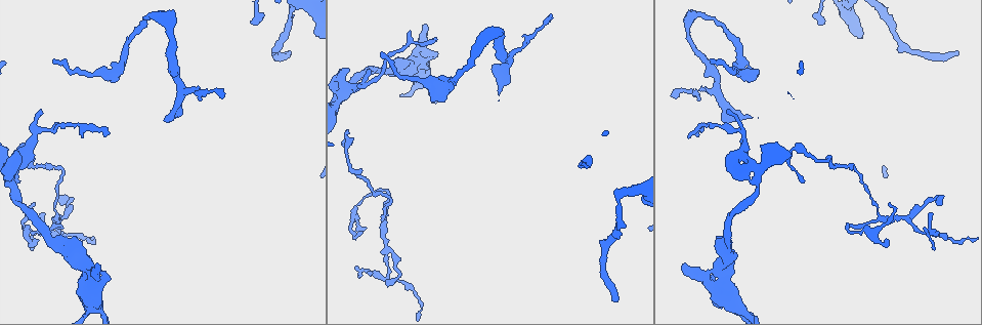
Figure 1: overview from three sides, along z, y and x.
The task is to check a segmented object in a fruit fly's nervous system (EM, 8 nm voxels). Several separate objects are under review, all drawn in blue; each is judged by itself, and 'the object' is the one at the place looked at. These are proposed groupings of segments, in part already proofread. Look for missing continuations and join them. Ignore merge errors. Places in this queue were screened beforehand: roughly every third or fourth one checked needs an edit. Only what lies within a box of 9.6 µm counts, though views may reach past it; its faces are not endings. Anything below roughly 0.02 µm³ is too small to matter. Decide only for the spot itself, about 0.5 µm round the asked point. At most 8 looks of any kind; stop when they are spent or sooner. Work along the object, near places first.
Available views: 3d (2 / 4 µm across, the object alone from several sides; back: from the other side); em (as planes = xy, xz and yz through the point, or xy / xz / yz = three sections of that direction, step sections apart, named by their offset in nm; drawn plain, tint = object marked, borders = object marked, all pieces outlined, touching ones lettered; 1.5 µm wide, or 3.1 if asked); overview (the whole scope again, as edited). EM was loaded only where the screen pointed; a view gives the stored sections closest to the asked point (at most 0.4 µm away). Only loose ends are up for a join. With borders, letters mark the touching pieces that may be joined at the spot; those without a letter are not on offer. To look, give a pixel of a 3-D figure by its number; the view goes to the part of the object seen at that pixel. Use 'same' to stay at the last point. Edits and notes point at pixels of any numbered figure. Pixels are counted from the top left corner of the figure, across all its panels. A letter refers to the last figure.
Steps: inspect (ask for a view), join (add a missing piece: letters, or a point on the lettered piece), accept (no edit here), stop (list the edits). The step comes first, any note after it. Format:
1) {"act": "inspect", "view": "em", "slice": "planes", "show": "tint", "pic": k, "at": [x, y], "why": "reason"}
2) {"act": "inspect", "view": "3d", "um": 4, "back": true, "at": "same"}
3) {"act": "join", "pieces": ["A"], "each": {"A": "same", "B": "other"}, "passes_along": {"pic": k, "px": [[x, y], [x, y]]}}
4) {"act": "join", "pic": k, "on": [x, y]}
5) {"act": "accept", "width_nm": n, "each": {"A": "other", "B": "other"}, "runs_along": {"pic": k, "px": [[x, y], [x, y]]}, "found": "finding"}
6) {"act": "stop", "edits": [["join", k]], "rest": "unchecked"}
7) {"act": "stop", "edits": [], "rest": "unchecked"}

{"act": "inspect", "view": "3d", "um": 4, "pic": 1, "at": [804, 181], "why": "free end"}

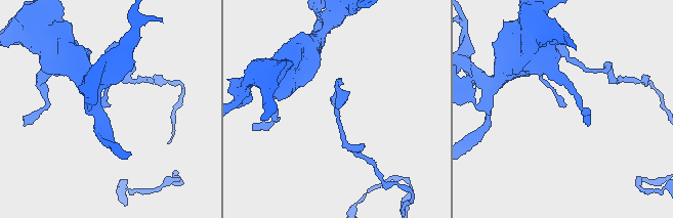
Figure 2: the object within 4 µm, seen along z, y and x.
{"act": "inspect", "view": "em", "slice": "planes", "show": "borders", "pic": 2, "at": [111, 104], "why": "now the EM"}

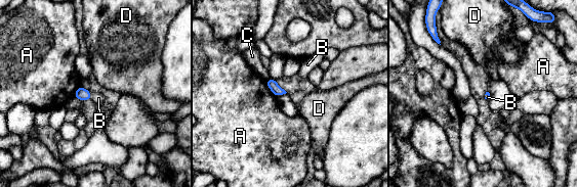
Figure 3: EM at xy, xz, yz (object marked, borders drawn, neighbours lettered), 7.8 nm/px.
{"act": "join", "pieces": ["B"], "each": {"A": "other", "B": "same", "C": "other", "D": "other"}, "found": "the neuron continues"}

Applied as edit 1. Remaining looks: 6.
{"act": "inspect", "view": "overview", "why": "redraw"}

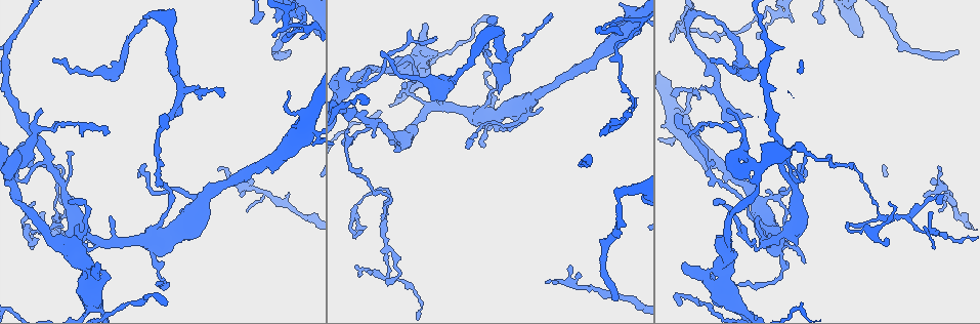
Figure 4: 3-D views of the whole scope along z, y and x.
{"act": "inspect", "view": "em", "slice": "planes", "show": "borders", "pic": 4, "at": [360, 231], "why": "tapers out"}

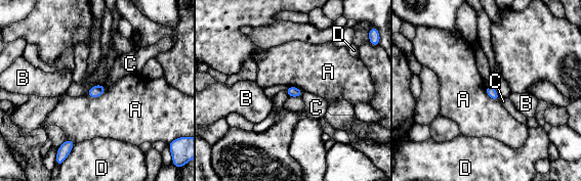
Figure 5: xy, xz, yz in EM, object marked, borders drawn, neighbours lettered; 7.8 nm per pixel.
{"act": "accept", "width_nm": 80, "each": {"A": "other", "B": "other", "C": "other", "D": "other"}, "border": {"pic": 5, "px": [[107, 87], [96, 97], [86, 95]]}, "found": "none of them fits"}

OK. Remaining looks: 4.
{"act": "inspect", "view": "em", "slice": "planes", "show": "borders", "pic": 4, "at": [956, 51], "why": "an open end"}

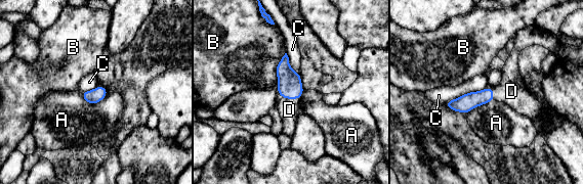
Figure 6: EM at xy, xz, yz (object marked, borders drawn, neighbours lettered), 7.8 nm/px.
{"act": "join", "pieces": ["D"], "width_nm": 120, "each": {"A": "other", "B": "other", "C": "other", "D": "same"}, "passes_along": {"pic": 6, "px": [[289, 86], [291, 98], [289, 109]]}, "found": "the neuron continues"}

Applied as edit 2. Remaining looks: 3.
{"act": "inspect", "view": "overview"}

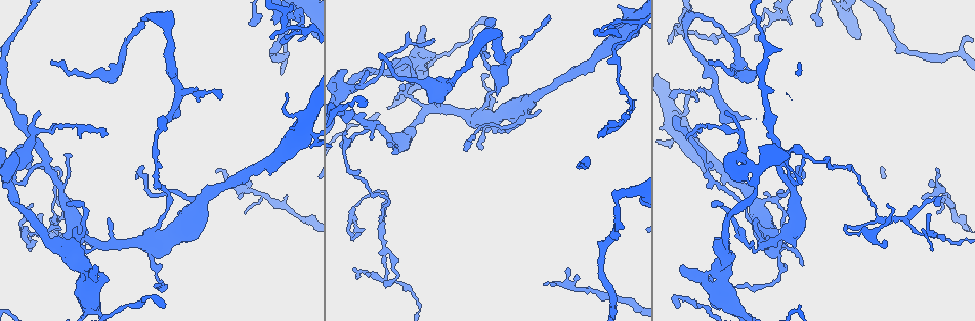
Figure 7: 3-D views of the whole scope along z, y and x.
{"act": "inspect", "view": "em", "slice": "yz", "step": 4, "show": "borders", "pic": 7, "at": [96, 265]}

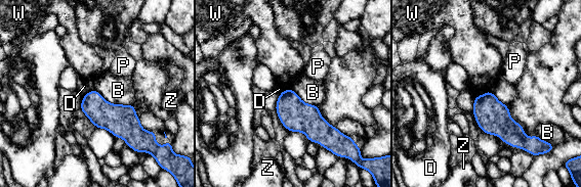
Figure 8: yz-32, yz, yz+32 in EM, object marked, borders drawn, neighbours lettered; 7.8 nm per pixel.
{"act": "inspect", "view": "em", "slice": "planes", "show": "borders", "at": "same", "why": "cut it another way"}

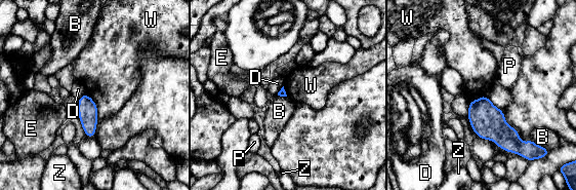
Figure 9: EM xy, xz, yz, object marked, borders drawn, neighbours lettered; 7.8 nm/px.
{"act": "accept", "each": {"B": "other", "D": "other", "E": "other", "P": "other", "W": "other", "Z": "other"}, "border": {"pic": 9, "px": [[85, 93], [96, 105], [95, 131]]}, "found": "none of them fits"}

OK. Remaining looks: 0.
{"act": "stop", "edits": [["join", 3], ["join", 6]], "rest": "unchecked"}

